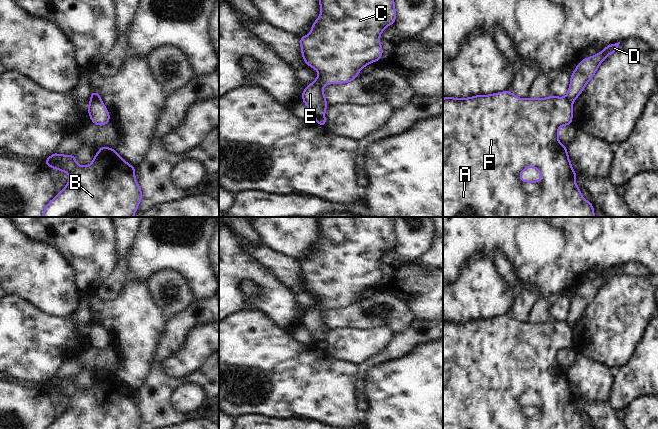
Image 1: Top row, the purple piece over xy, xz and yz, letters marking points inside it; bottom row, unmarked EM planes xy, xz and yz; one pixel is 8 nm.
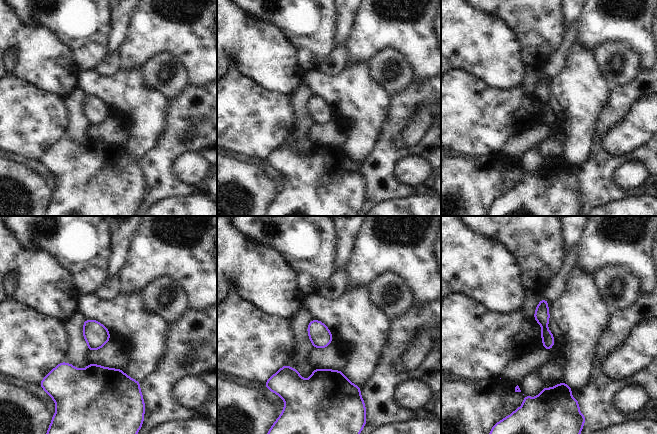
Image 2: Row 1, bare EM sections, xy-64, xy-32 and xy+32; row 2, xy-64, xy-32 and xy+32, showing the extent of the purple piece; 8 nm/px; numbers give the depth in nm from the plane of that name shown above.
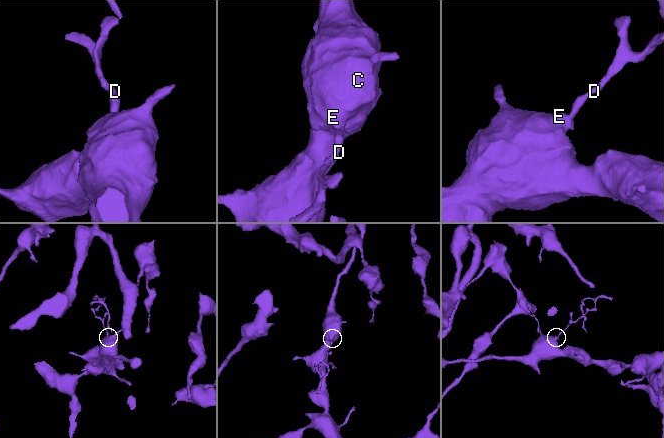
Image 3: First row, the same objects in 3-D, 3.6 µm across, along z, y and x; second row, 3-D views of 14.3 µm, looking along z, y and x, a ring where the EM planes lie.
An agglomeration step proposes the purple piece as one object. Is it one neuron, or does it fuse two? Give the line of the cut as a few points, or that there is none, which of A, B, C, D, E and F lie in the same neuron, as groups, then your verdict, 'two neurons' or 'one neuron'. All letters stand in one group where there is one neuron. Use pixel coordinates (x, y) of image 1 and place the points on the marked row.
cut in xy along (91, 98), (100, 101); A B C E F / D; two neurons

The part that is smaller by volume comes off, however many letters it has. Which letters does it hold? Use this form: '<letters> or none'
D

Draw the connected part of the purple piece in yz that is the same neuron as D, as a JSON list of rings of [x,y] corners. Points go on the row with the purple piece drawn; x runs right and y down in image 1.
[[[620,42],[610,44],[603,49],[601,53],[593,57],[583,59],[575,68],[574,73],[571,75],[570,87],[566,95],[566,99],[572,104],[579,94],[583,91],[588,81],[594,76],[601,62],[610,54],[618,50]]]

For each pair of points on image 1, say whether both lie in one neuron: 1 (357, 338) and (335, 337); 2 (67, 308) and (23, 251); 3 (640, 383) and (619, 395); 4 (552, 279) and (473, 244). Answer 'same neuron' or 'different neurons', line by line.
1: same neuron
2: same neuron
3: same neuron
4: same neuron

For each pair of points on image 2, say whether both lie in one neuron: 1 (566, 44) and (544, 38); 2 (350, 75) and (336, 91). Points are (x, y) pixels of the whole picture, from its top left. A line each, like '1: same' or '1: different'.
1: different
2: same

